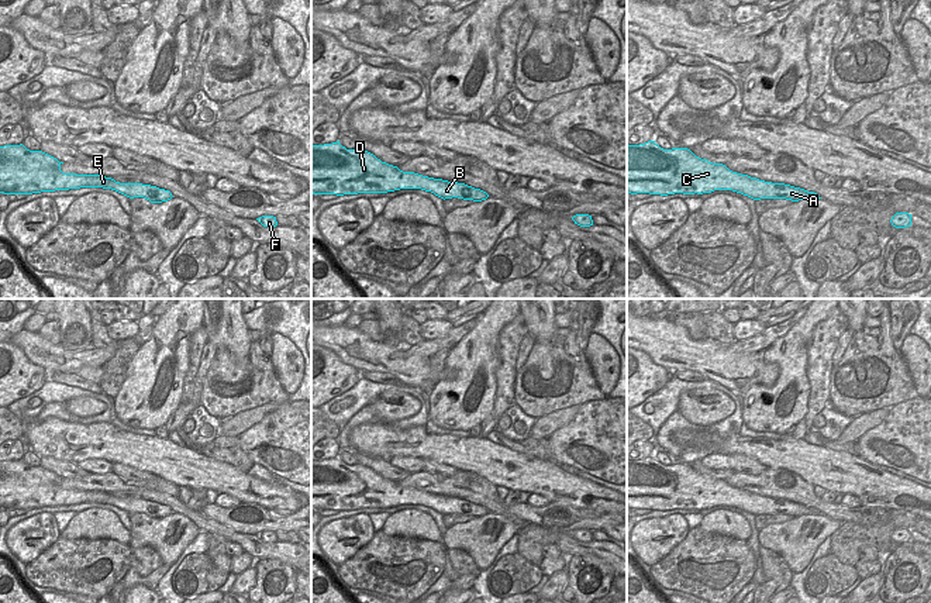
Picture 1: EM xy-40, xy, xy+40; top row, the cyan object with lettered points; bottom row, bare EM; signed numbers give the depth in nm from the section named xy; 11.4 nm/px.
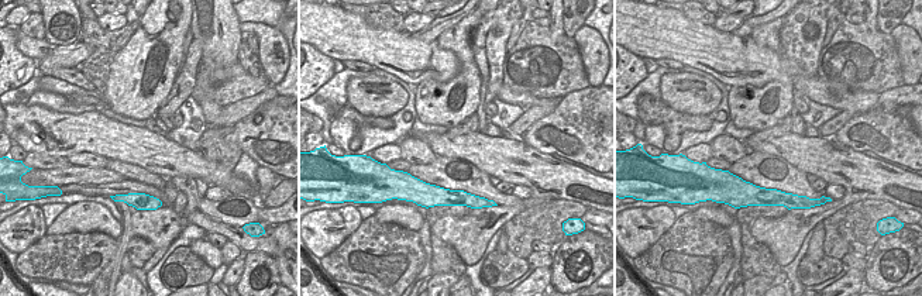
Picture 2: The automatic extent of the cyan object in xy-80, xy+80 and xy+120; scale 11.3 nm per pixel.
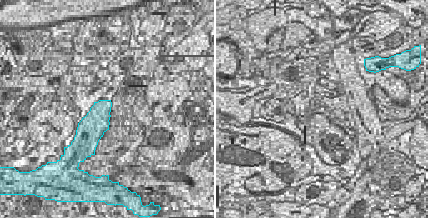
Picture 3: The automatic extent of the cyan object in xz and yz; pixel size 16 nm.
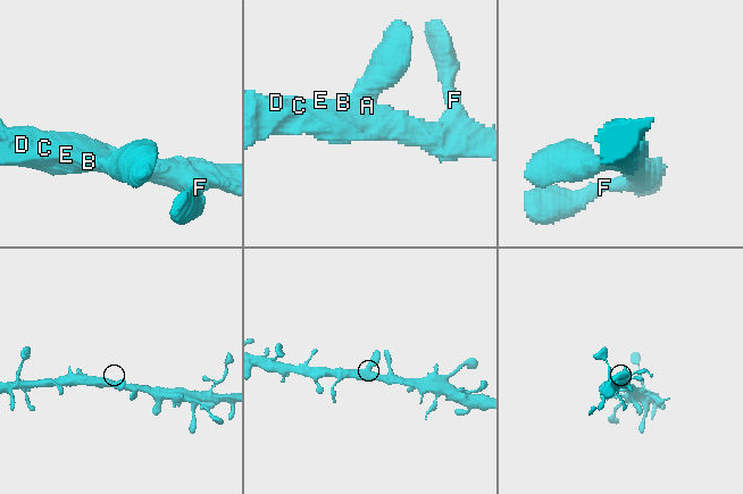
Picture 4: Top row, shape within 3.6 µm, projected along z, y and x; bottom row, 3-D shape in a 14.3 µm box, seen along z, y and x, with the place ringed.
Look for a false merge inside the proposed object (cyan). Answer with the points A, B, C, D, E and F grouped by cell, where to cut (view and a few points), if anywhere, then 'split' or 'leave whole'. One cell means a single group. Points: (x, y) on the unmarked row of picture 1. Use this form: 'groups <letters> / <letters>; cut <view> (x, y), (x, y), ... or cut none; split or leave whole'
groups A B C D E F; cut none; leave whole

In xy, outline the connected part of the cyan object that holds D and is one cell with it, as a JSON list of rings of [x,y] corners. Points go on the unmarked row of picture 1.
[[[339,456],[311,461],[311,510],[387,509],[421,504],[441,514],[482,517],[489,510],[465,499],[403,487],[363,465],[346,465]]]

